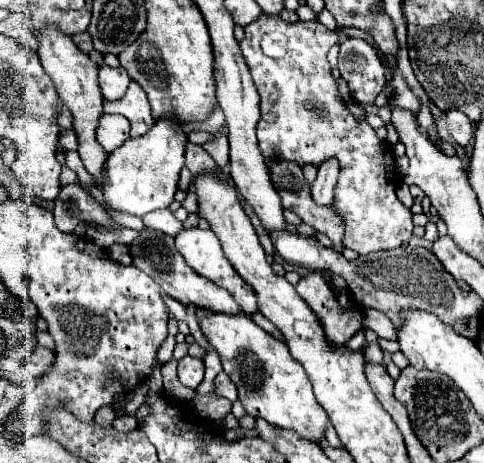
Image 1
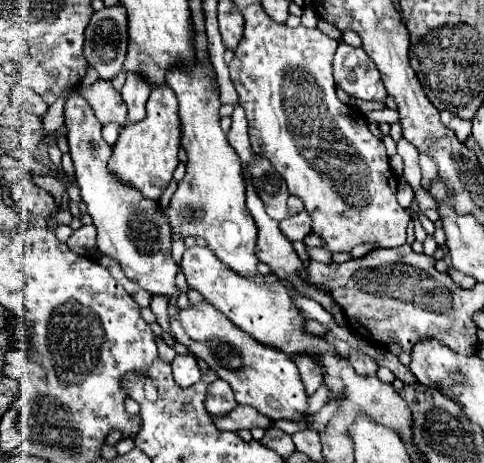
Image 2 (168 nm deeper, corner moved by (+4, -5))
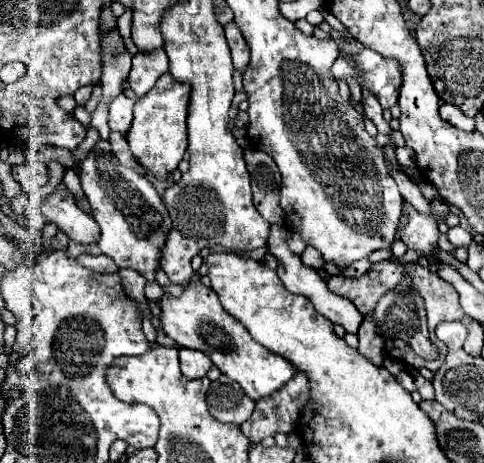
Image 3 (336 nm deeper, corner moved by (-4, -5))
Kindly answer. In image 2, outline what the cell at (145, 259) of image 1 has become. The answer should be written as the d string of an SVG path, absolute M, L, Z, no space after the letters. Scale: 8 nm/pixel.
M76 93L68 95L64 115L68 127L70 155L74 161L82 203L86 205L88 215L92 217L92 223L98 229L98 251L118 261L126 277L136 281L144 291L152 295L172 297L174 293L178 293L174 283L178 267L170 255L172 231L164 215L152 199L146 199L140 191L122 183L108 169L112 147L102 139L102 125L94 117L94 111L88 101Z

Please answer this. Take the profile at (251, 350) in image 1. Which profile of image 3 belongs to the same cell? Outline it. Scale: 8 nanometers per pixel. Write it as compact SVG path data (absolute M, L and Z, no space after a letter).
M200 283L186 285L182 297L170 297L166 293L166 299L160 301L160 309L162 309L164 333L170 335L180 347L198 349L204 353L208 351L212 363L226 377L240 383L240 387L252 401L274 395L298 371L288 359L284 359L284 357L268 351L260 343L256 343L250 337L248 329L238 319L234 319L230 313L224 311L216 293L210 287L204 287Z

